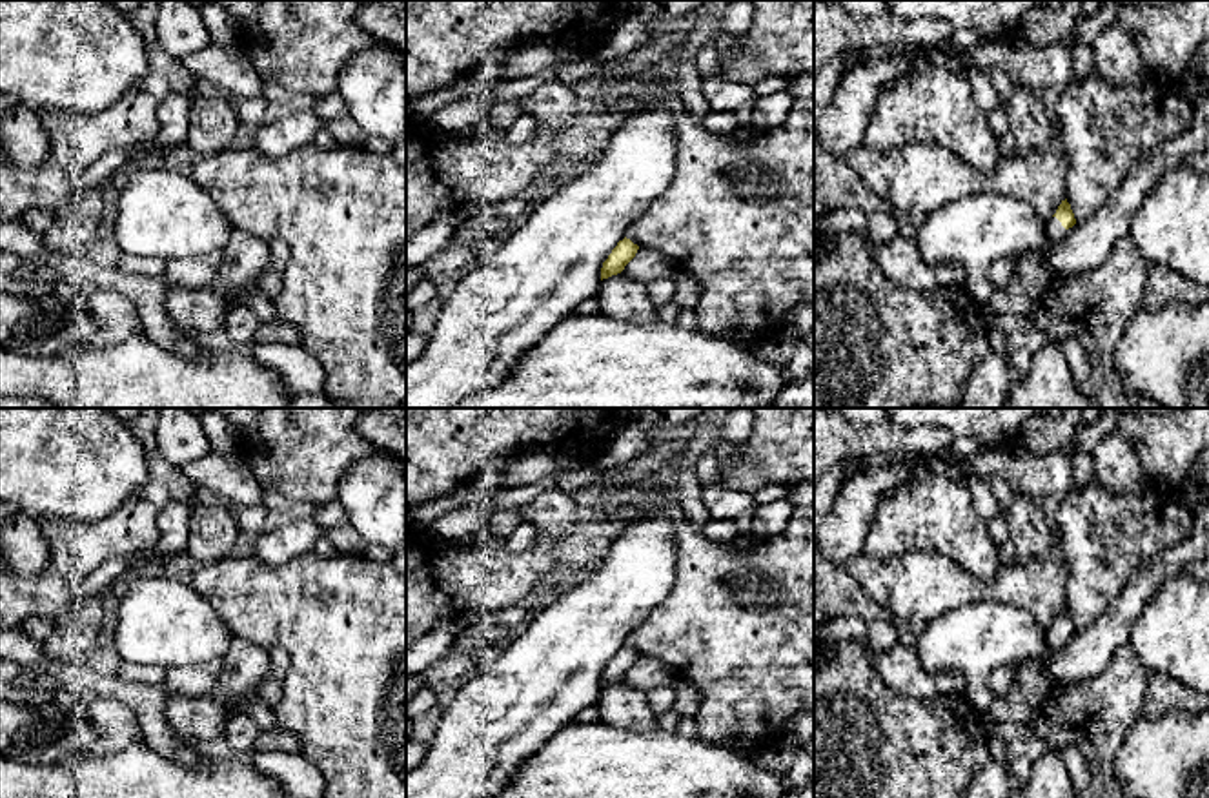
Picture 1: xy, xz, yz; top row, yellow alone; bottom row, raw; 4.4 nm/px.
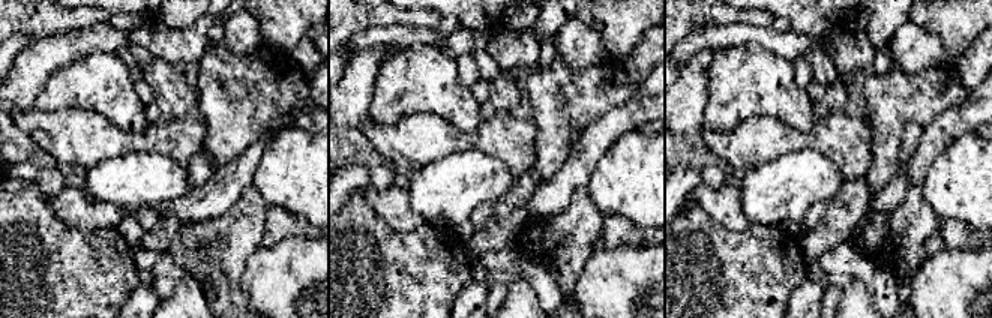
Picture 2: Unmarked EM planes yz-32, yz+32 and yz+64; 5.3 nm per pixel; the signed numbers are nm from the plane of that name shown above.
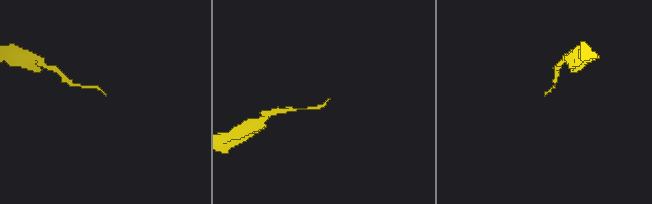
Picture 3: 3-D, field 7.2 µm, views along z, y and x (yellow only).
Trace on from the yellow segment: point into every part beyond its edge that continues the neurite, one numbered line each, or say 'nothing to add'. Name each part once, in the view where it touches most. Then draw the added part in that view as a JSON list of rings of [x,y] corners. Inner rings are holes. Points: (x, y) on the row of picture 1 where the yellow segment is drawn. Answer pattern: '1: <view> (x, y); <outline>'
1: yz (1029, 279); [[[1051,217],[1045,222],[1045,235],[1045,242],[1038,250],[1025,251],[1016,259],[1011,281],[1003,288],[994,290],[983,308],[985,319],[1031,313],[1041,292],[1054,279],[1040,257],[1060,242],[1067,235],[1067,230],[1056,217]]]

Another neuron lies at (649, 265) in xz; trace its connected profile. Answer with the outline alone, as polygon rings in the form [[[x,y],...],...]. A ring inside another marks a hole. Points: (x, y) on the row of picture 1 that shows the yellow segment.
[[[639,248],[623,271],[626,277],[648,284],[655,279],[672,279],[677,270],[679,264],[676,259],[659,250]]]

